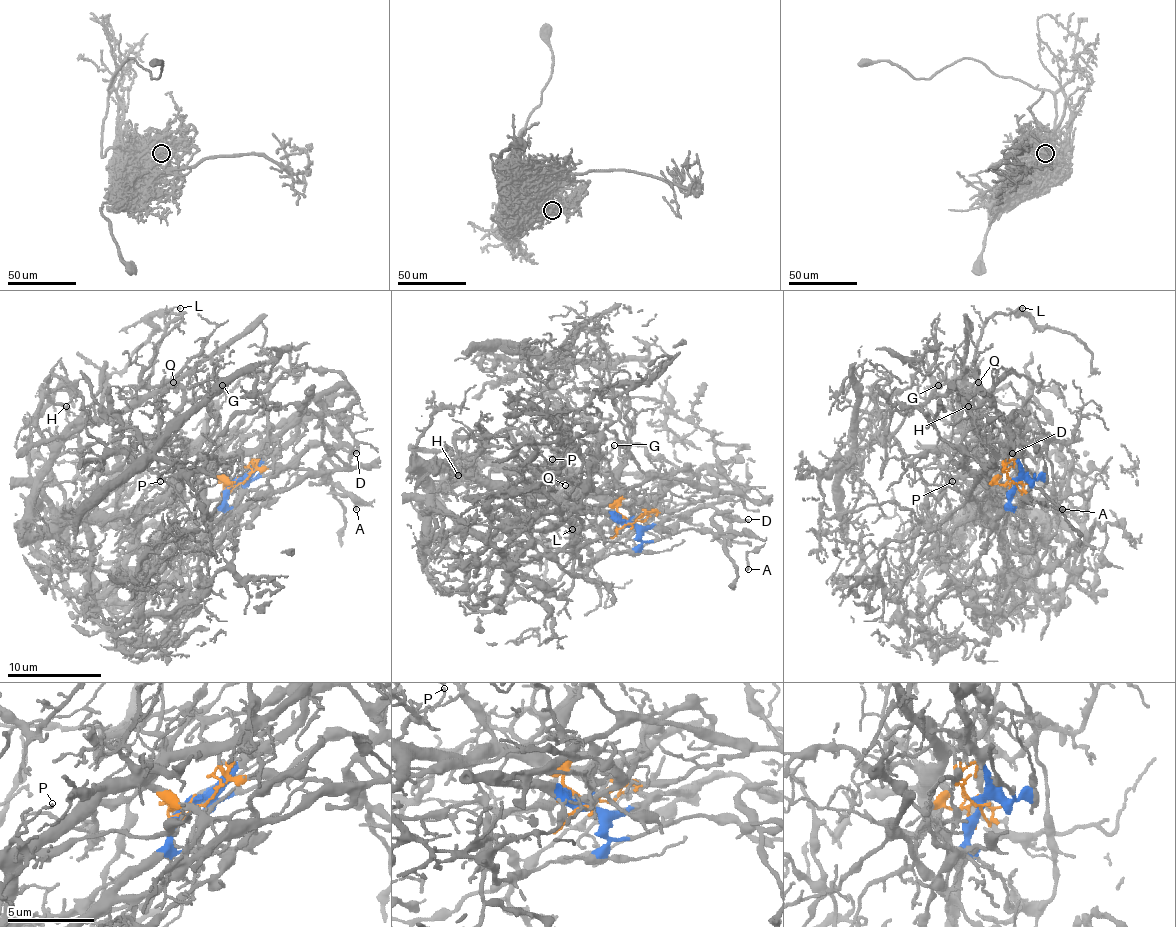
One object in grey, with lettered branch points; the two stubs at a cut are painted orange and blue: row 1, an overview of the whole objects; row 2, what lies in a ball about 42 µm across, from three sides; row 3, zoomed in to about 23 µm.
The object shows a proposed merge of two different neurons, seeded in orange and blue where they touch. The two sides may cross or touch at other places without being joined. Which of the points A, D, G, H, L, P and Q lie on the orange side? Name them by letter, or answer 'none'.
G, H, L, P, Q

